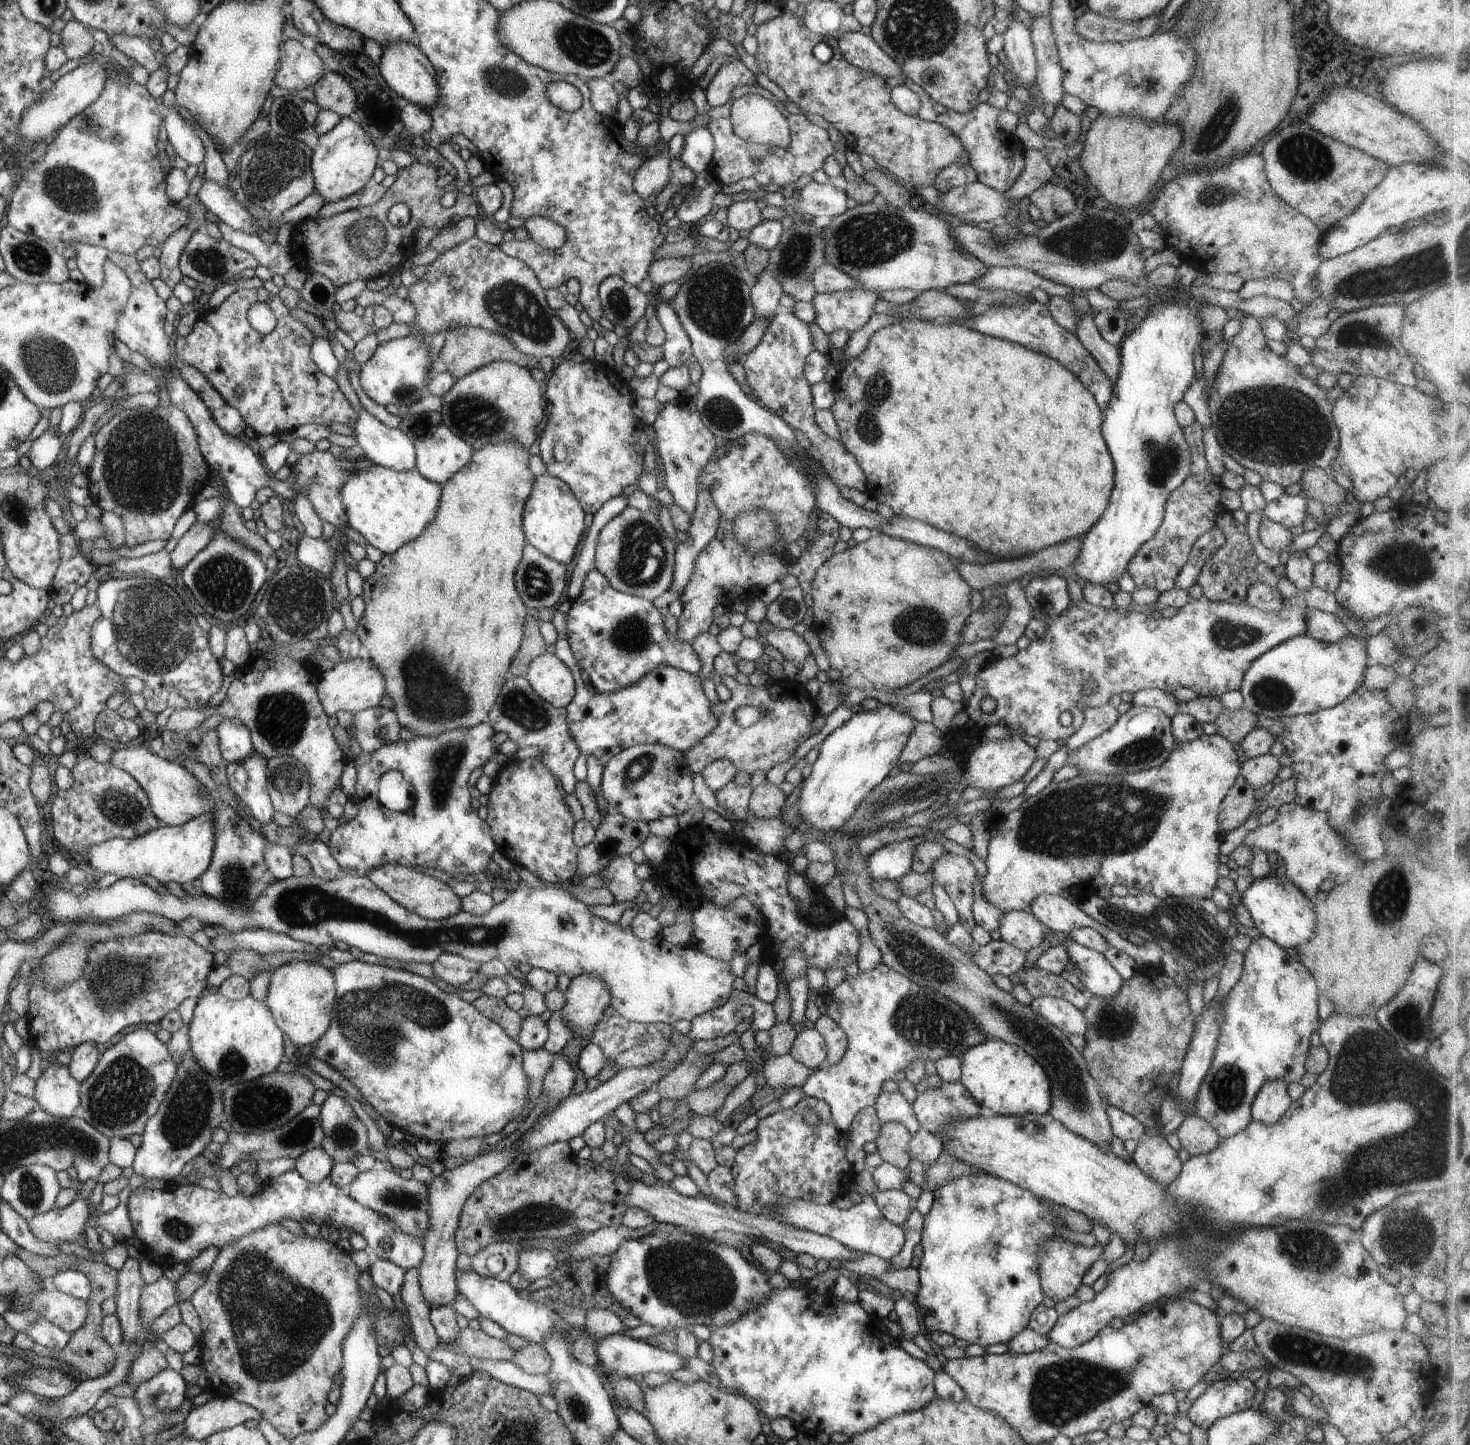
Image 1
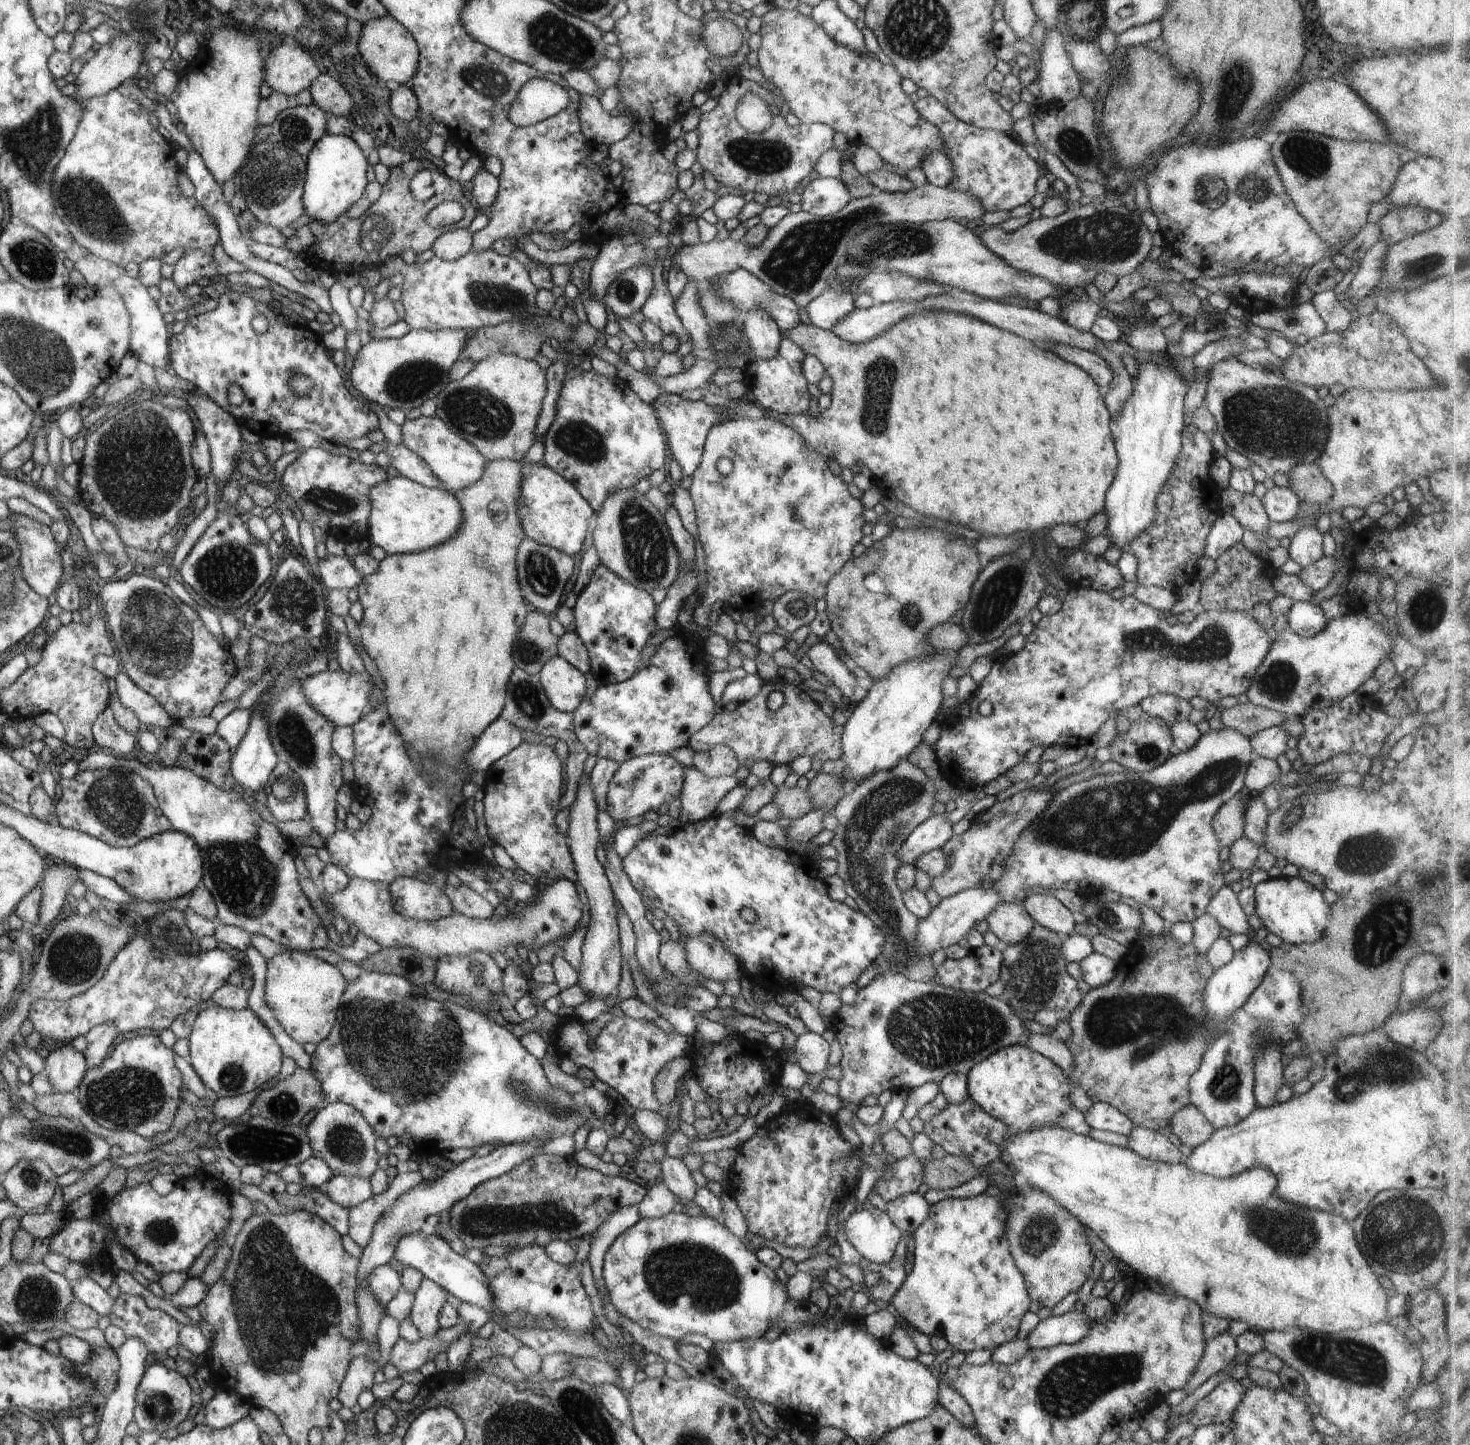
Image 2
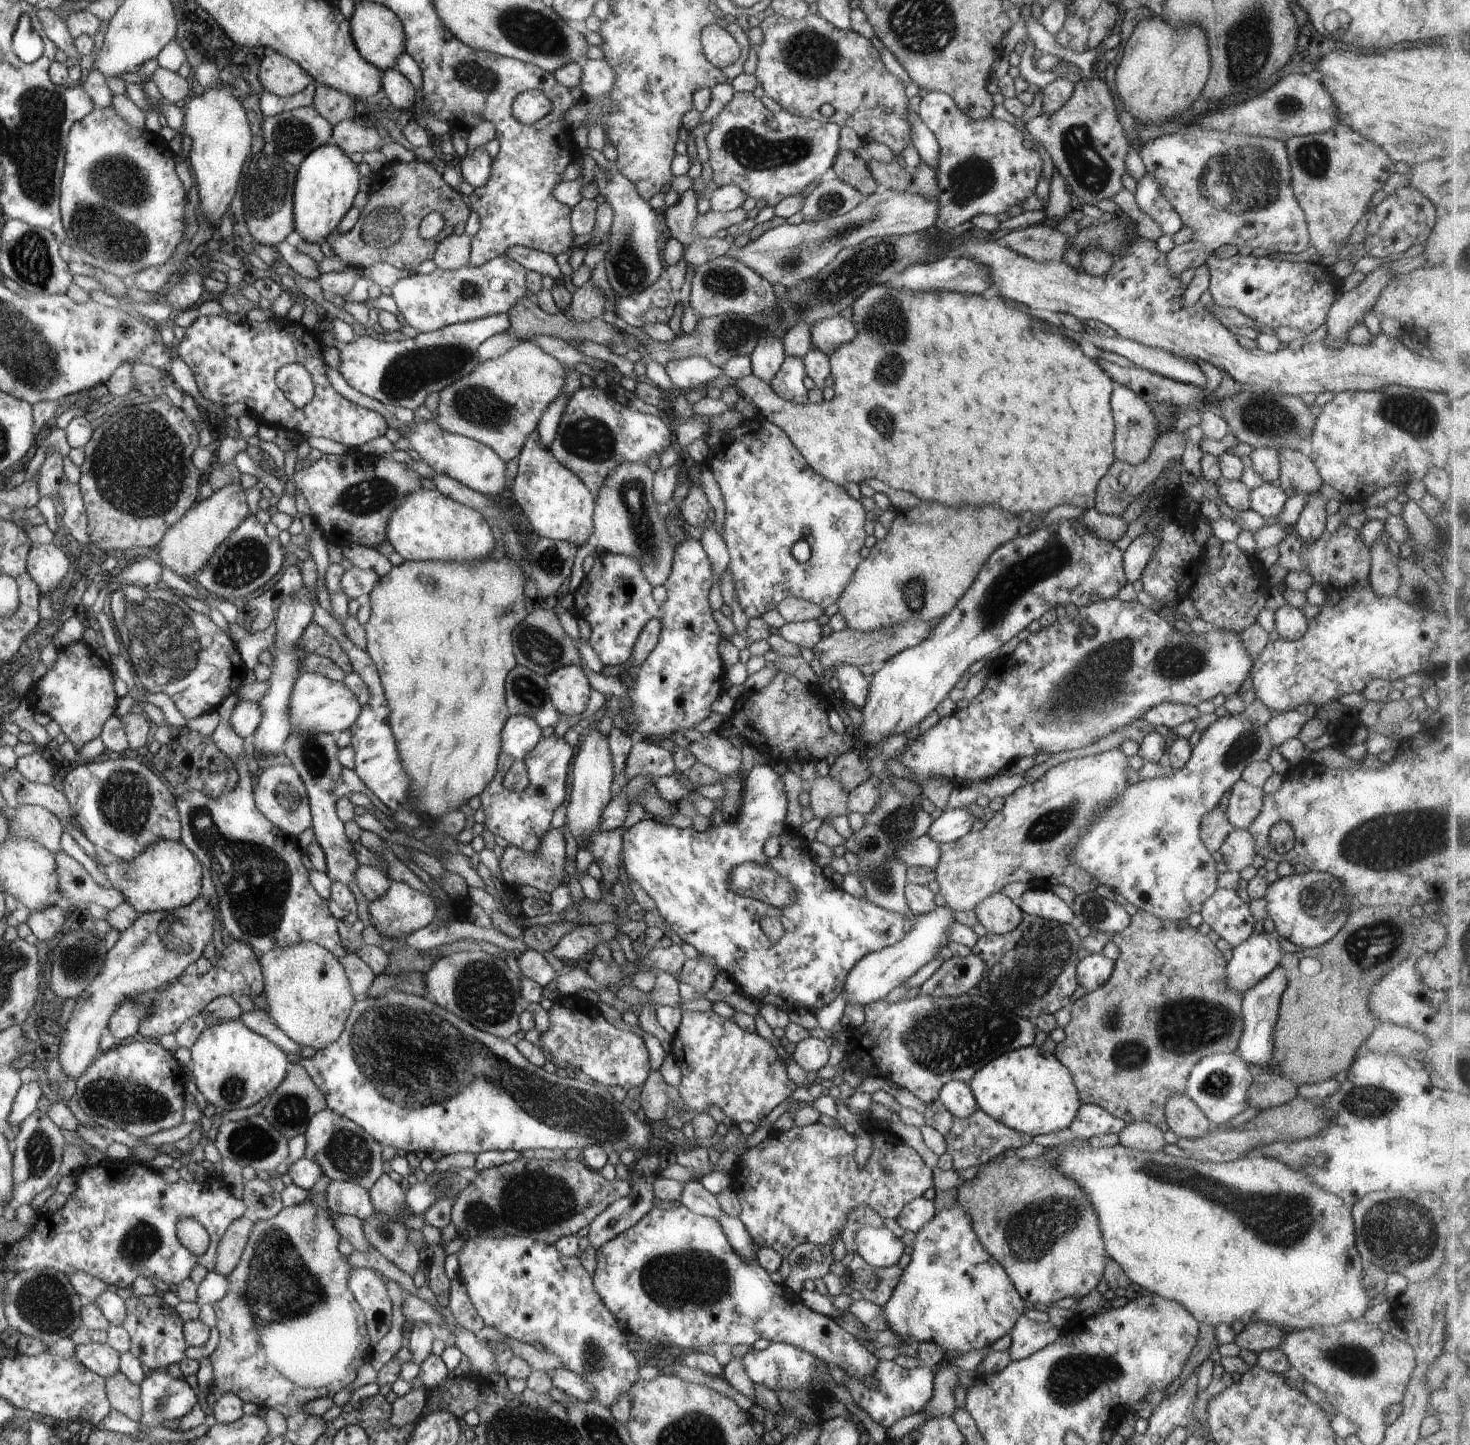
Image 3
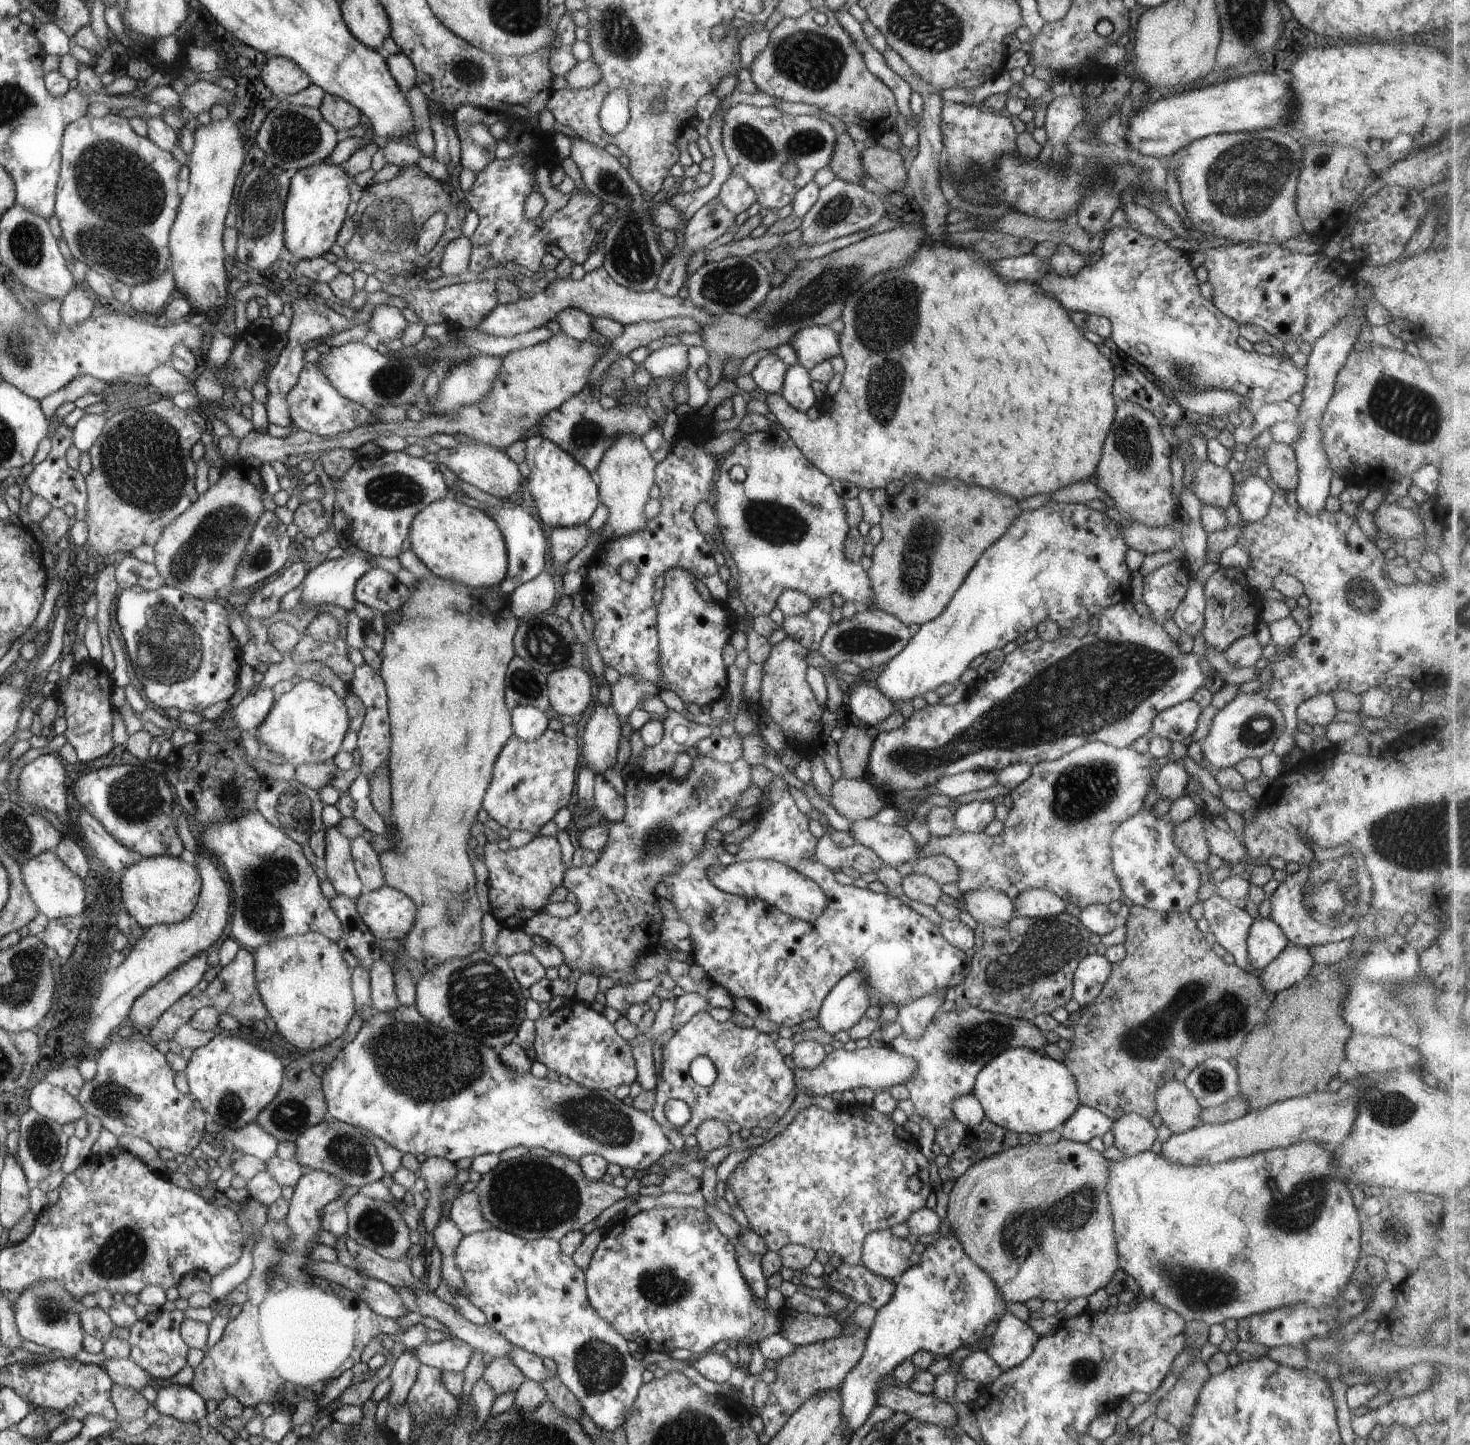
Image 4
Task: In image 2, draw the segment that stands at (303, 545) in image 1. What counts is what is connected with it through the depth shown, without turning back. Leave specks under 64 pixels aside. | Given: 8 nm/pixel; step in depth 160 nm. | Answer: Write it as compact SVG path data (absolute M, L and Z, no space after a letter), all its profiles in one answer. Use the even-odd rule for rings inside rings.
M326 553L324 558L318 557L320 580L328 590L339 589L349 591L362 585L364 576L352 565L346 556L334 556Z

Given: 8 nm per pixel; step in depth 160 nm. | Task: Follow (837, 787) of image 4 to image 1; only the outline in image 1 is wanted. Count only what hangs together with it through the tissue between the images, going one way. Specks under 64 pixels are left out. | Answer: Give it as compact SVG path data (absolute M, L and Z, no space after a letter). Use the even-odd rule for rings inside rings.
M764 782L750 794L749 812L760 819L779 819L786 798L779 786Z

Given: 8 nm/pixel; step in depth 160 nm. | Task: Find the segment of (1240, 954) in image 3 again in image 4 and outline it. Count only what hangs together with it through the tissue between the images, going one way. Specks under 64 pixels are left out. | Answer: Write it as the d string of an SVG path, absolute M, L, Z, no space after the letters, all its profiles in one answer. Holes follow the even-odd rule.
M1257 917L1247 934L1247 951L1253 969L1261 972L1290 944L1272 917Z

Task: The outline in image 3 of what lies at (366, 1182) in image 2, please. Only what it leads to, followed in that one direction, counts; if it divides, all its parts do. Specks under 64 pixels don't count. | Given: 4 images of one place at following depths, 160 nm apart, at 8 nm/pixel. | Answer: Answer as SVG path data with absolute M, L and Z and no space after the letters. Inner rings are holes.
M332 1181L325 1190L325 1200L330 1213L352 1215L364 1221L375 1208L370 1193L356 1183Z

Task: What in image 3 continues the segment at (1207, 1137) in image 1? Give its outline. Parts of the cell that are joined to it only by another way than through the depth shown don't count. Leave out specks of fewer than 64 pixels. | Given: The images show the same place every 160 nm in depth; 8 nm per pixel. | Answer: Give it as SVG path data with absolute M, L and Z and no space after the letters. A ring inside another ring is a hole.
M1185 1092L1171 1096L1164 1110L1166 1124L1178 1137L1196 1138L1212 1128L1212 1122Z

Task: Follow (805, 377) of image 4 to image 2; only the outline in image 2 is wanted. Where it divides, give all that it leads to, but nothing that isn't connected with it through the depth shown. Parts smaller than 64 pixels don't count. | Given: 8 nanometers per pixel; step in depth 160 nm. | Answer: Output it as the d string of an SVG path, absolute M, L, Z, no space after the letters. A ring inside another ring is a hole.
M783 335L774 358L750 358L744 366L743 383L752 392L761 409L786 415L809 414L813 398L808 392L808 382L801 368L805 356L804 350L796 346L790 336Z

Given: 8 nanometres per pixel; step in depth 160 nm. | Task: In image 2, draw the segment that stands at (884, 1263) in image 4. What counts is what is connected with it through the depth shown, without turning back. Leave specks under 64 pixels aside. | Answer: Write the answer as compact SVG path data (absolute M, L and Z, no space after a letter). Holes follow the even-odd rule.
M882 1210L855 1211L842 1223L848 1242L869 1262L883 1264L894 1256L903 1233Z

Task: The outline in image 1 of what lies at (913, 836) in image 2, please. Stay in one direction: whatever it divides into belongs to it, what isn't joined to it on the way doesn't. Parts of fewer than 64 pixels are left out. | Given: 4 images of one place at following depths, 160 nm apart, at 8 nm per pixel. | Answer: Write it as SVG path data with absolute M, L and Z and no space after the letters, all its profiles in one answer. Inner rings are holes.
M909 839L888 844L872 852L868 858L868 868L873 880L899 880L912 867L916 845Z

